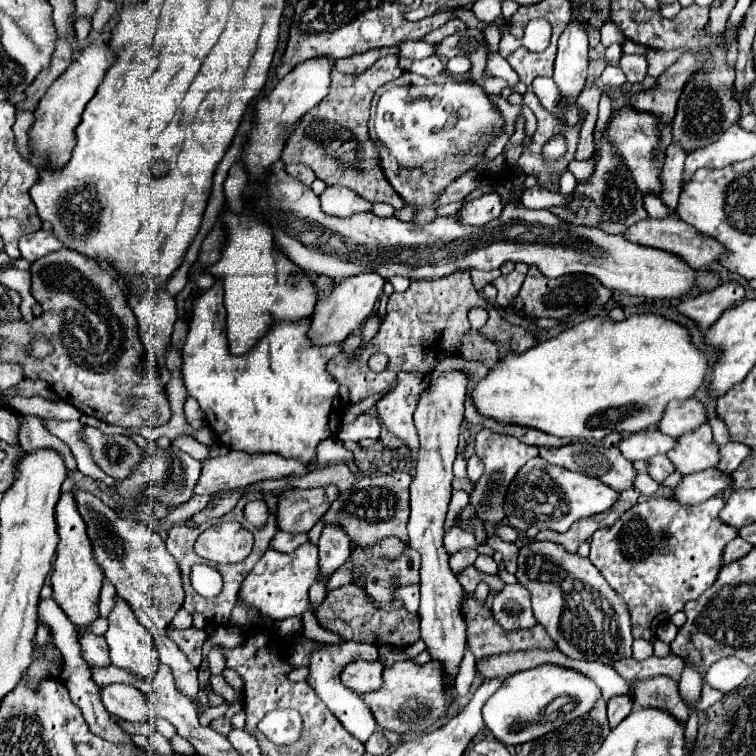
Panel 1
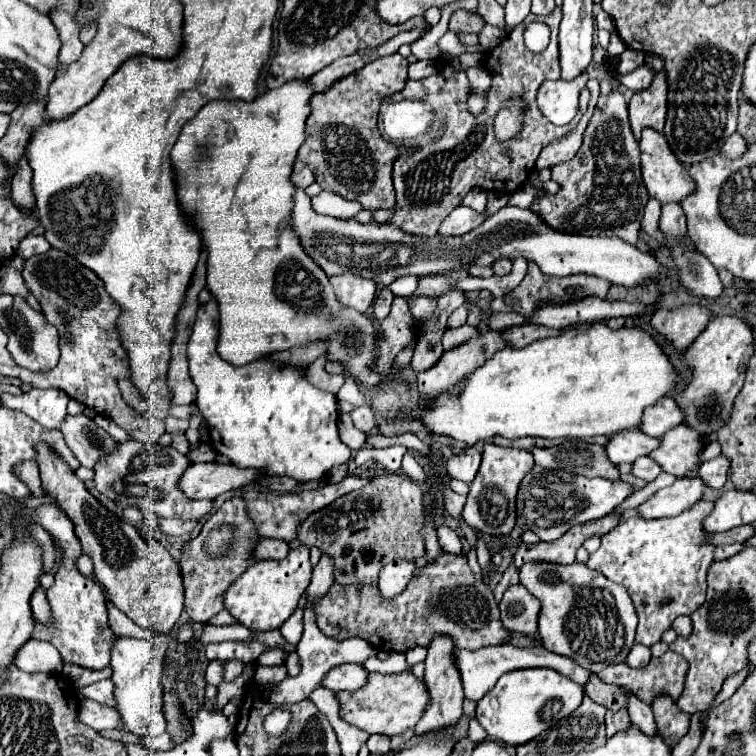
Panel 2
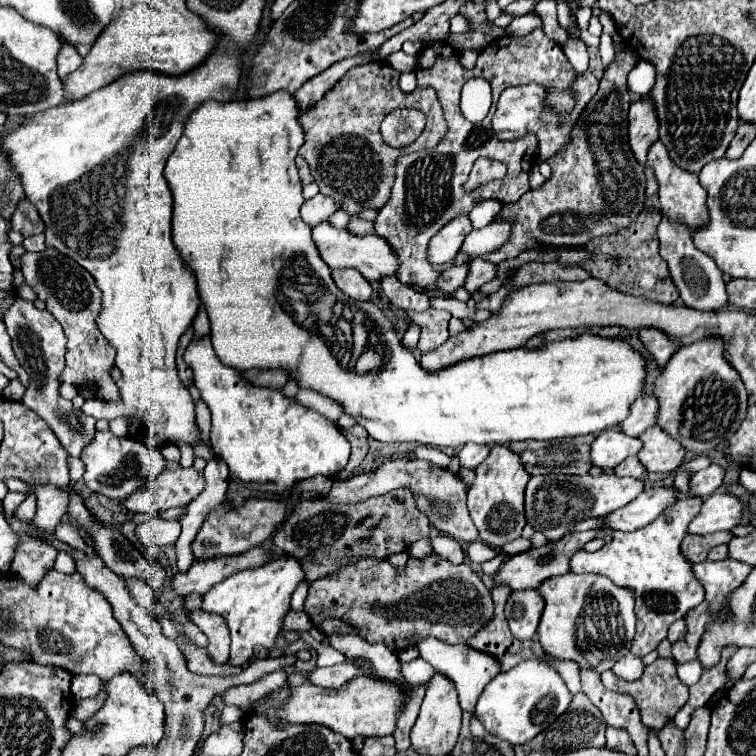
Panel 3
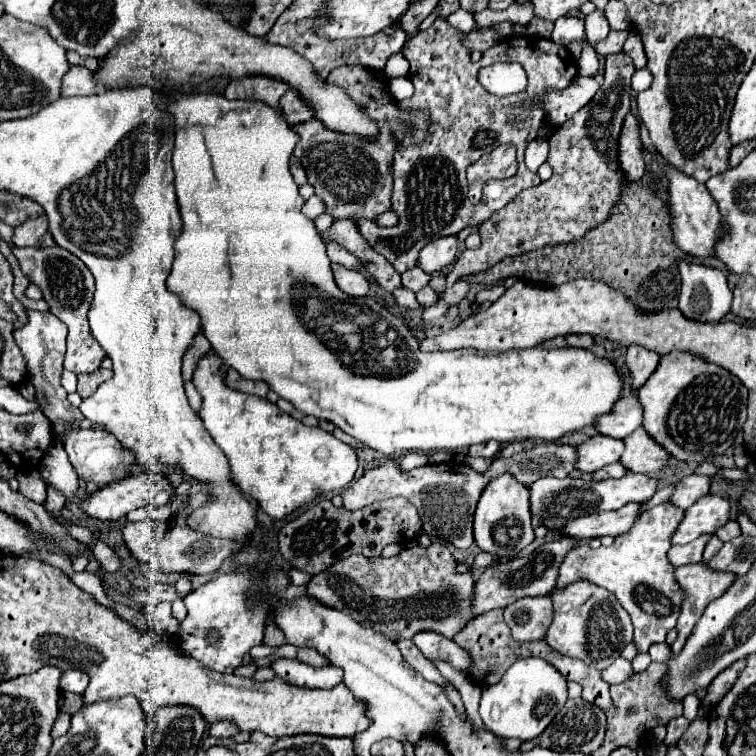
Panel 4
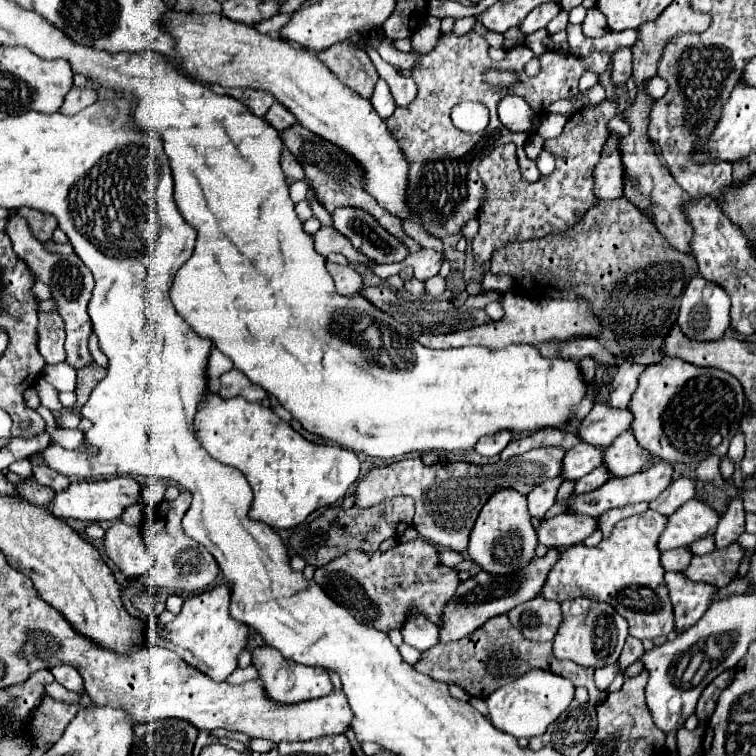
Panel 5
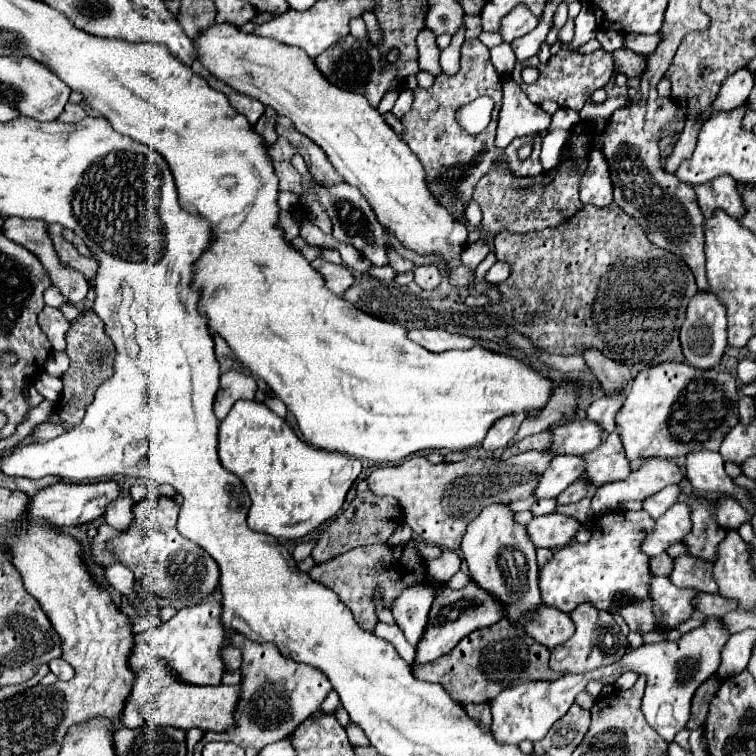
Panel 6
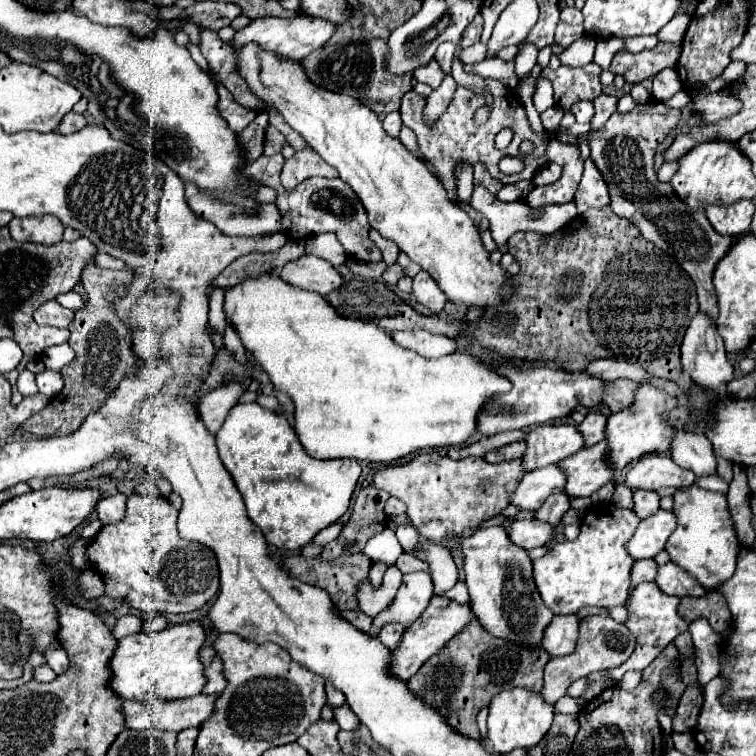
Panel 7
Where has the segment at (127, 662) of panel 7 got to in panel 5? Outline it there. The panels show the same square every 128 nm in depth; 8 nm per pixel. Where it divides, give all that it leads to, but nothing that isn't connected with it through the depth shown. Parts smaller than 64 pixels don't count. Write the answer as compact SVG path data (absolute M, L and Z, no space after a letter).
M214 586L200 594L194 594L184 600L180 614L156 628L152 642L154 646L164 646L174 650L182 660L210 676L212 680L226 680L238 668L238 654L246 648L250 638L250 628L240 624L230 616L230 586Z

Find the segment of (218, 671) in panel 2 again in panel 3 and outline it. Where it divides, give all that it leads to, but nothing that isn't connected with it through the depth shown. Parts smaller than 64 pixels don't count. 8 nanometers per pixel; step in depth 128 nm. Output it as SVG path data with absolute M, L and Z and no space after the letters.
M188 612L190 620L208 636L208 654L214 664L226 664L230 652L230 632L226 620L220 614Z

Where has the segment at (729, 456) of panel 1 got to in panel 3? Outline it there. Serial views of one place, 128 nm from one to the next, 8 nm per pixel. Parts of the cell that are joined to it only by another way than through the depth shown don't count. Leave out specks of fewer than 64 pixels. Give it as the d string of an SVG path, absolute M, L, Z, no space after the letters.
M710 464L708 468L696 472L690 480L690 492L694 496L712 496L724 482L724 468L720 464Z

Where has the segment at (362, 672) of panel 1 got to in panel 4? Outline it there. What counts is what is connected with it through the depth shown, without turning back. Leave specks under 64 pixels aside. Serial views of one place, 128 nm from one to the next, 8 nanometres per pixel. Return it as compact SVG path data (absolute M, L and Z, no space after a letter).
M288 658L274 660L272 668L276 676L286 680L288 684L296 684L304 688L334 688L336 684L342 682L342 676L344 676L344 670L332 664L314 668L300 660L288 660Z

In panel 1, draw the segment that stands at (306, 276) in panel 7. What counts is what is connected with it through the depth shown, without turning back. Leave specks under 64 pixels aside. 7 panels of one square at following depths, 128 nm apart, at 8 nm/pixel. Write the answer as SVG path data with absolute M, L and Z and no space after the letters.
M358 274L350 276L338 282L338 286L332 290L332 294L316 304L316 312L312 318L312 328L308 336L312 338L314 344L332 344L346 340L354 330L358 330L372 314L374 314L374 304L382 294L384 278L378 274Z

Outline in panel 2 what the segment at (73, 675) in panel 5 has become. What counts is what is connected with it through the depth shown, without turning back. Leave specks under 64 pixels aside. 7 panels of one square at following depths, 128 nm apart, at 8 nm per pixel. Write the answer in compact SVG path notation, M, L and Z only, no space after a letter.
M100 680L92 686L80 688L80 692L90 700L96 700L96 702L106 704L110 708L116 708L116 700L112 700L112 680Z

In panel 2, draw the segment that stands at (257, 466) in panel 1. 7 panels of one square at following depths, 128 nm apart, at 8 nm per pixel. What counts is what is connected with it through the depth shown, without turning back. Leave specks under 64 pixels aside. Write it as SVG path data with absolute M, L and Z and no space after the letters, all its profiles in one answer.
M208 462L208 464L192 464L182 480L180 488L188 498L216 498L228 490L252 484L262 472L252 472L250 468L236 468L232 464Z

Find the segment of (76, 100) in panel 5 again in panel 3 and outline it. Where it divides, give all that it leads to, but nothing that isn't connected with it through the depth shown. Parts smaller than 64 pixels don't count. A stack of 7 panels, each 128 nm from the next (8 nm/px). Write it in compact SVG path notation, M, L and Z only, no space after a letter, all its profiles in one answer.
M62 40L62 48L60 48L60 54L58 54L58 74L60 74L60 78L74 72L80 66L80 62L82 62L82 56L78 54L76 46Z

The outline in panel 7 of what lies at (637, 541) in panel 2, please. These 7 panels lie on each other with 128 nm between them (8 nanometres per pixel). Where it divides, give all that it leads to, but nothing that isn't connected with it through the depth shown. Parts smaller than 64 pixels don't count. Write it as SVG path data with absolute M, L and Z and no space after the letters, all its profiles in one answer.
M614 504L592 506L582 518L580 536L576 540L558 542L540 560L534 560L534 580L544 604L554 614L578 614L578 610L584 606L606 606L606 608L622 606L628 600L628 588L632 584L630 576L634 564L632 556L628 556L626 544L632 538L632 532L636 532L638 524L640 518L626 508L618 508Z

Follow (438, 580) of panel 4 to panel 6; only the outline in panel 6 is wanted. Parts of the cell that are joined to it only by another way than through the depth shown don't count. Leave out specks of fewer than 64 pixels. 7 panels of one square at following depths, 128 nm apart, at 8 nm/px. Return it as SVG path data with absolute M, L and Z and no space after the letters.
M410 540L408 544L402 546L362 546L362 548L352 548L342 556L336 556L334 560L328 560L324 564L316 564L310 572L310 578L320 582L322 586L334 590L340 600L352 610L354 620L364 628L364 630L374 630L378 624L376 616L376 600L374 594L378 592L382 596L382 602L386 608L392 608L392 600L400 596L404 588L410 588L412 584L428 584L428 588L434 590L434 596L438 596L446 584L432 582L426 574L424 568L424 558L420 556L416 548L416 540Z

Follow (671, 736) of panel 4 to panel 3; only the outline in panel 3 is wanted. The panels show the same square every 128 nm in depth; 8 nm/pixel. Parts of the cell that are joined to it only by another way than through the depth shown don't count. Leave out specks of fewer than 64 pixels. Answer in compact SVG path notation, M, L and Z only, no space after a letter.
M730 646L730 648L724 648L722 652L722 658L716 666L712 668L702 668L702 676L700 680L690 686L690 698L688 702L680 708L680 712L674 716L674 724L678 728L686 728L688 722L690 722L690 714L700 708L700 706L706 706L708 700L728 682L728 670L726 670L726 664L730 660L730 656L736 652L736 646Z

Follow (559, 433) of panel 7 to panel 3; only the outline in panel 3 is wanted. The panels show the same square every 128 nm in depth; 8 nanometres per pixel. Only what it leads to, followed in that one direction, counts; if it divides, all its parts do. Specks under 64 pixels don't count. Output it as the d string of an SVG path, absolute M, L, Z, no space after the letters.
M650 368L648 370L648 382L646 382L646 390L644 396L638 398L632 408L630 408L630 416L620 424L622 430L628 436L640 436L642 432L646 432L648 428L656 426L656 412L658 412L658 400L654 396L654 380L660 374L660 368Z

